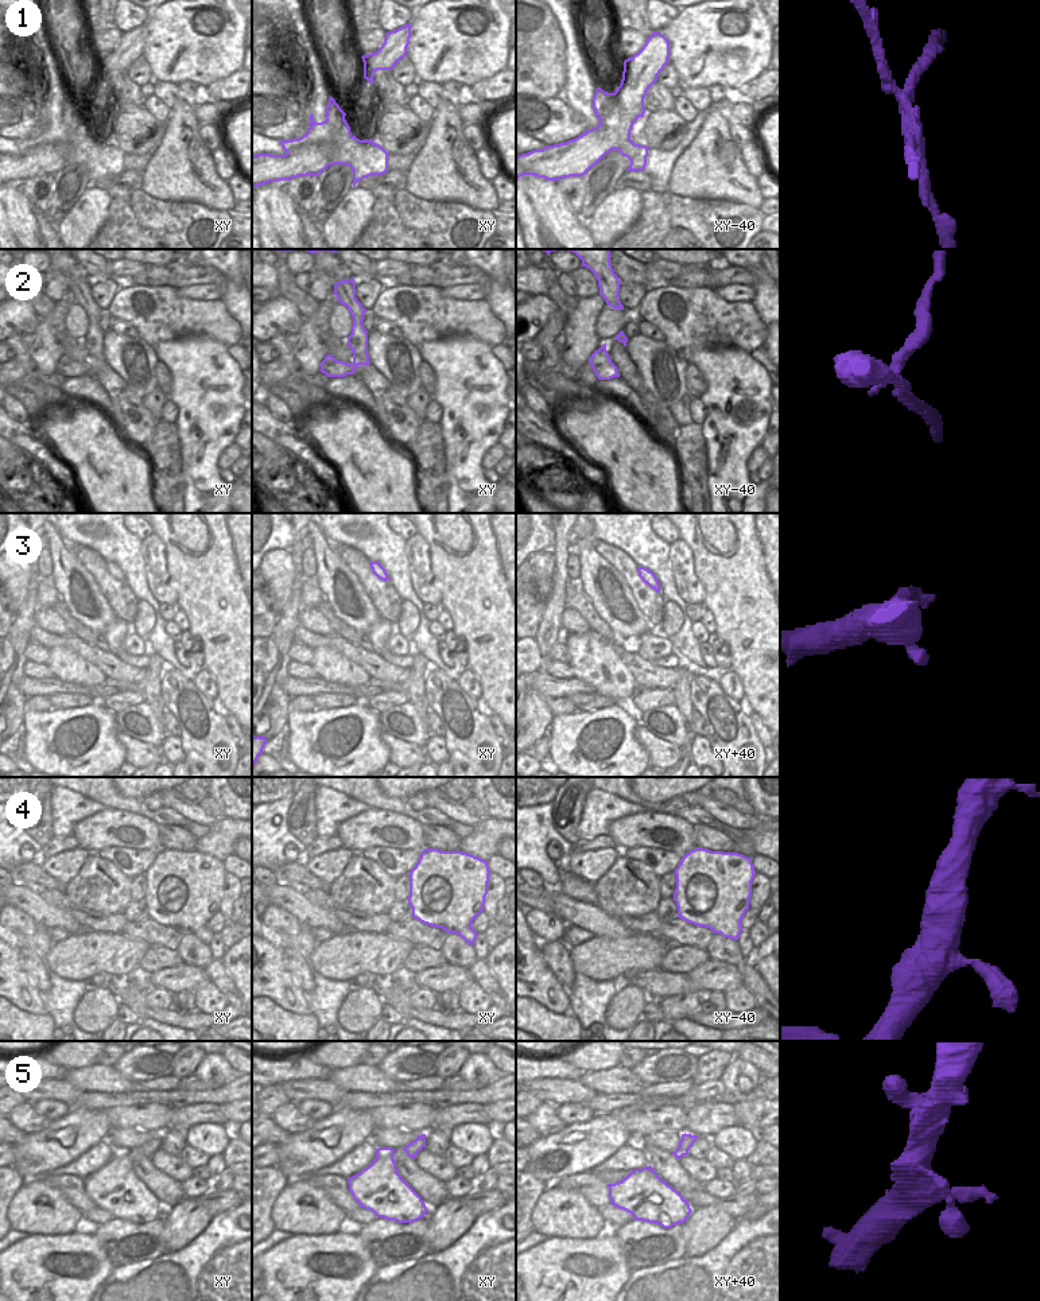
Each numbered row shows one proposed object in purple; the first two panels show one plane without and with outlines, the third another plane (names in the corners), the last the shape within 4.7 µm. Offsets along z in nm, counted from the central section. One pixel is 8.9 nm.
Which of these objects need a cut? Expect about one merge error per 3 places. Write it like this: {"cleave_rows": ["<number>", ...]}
{"cleave_rows": ["1", "2"]}

